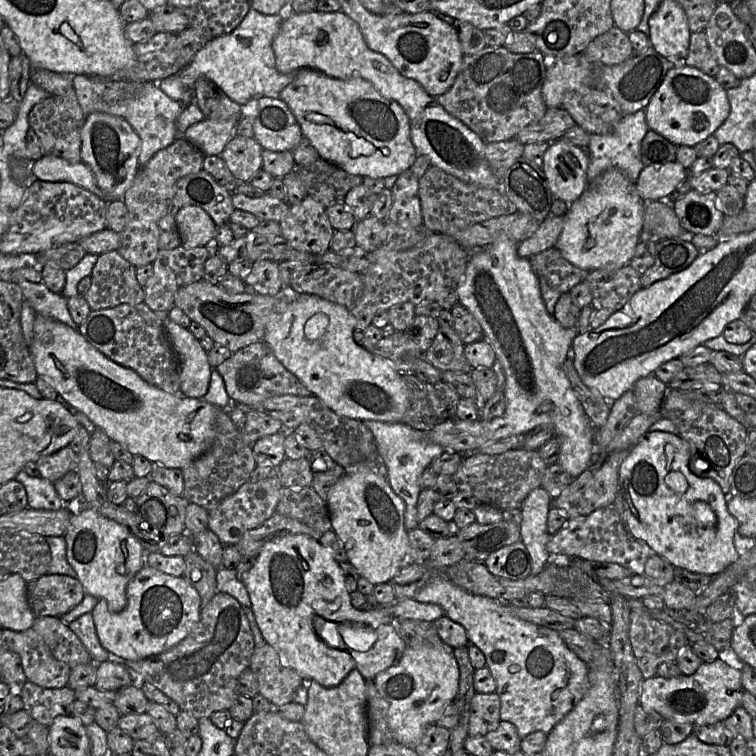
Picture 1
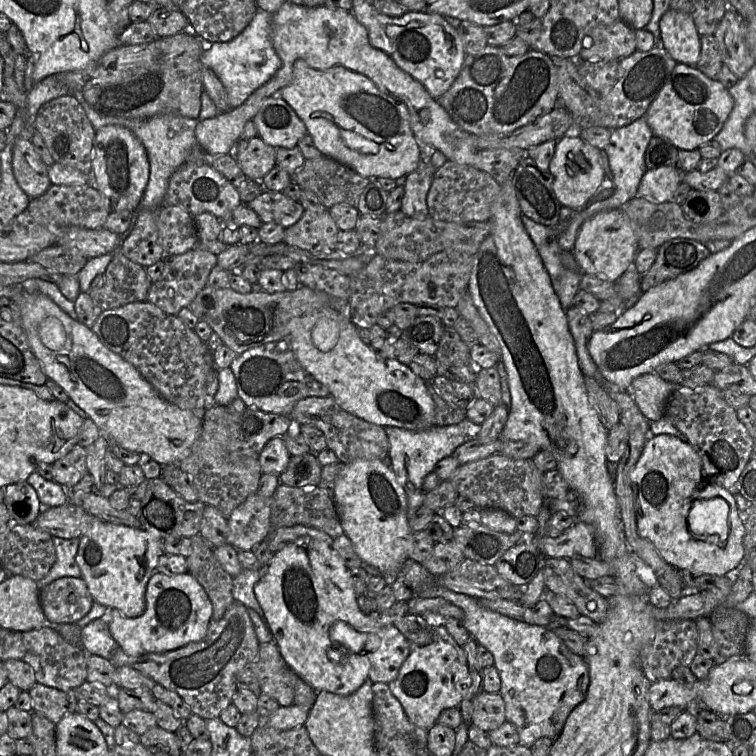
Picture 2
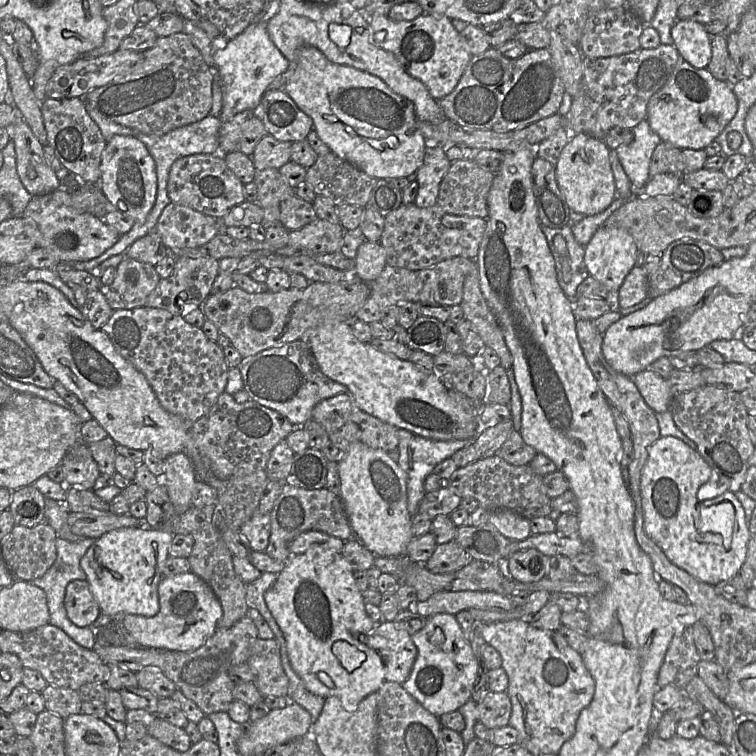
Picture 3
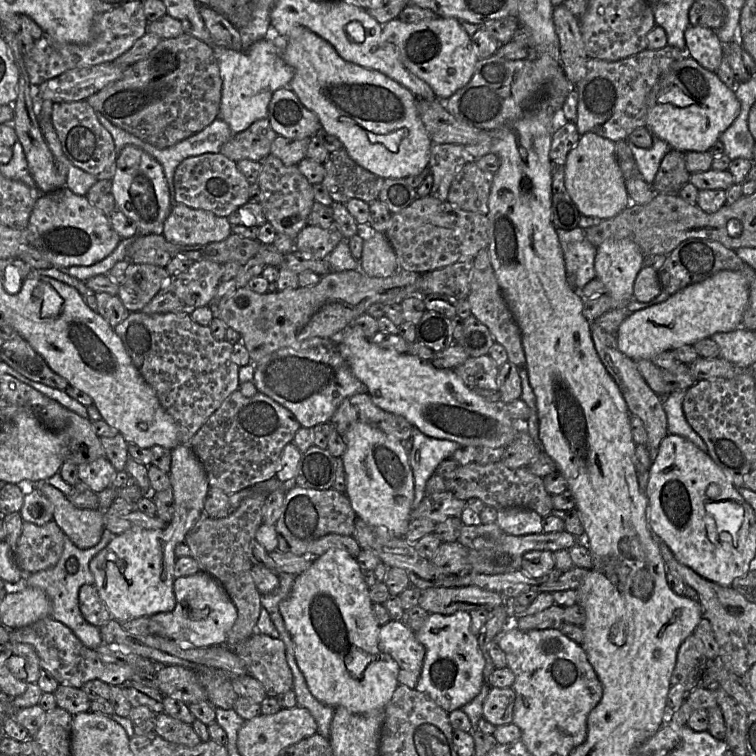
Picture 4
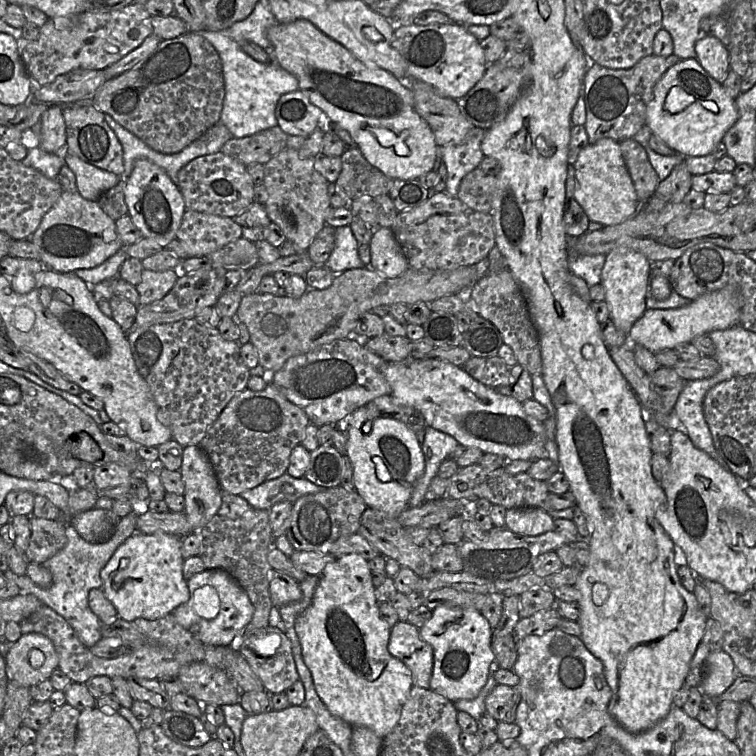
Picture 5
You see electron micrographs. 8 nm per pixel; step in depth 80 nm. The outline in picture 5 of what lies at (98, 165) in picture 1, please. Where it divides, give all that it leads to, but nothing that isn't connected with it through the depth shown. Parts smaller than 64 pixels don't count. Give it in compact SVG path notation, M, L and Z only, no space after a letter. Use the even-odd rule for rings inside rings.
M137 159L134 162L132 172L125 179L124 197L128 207L128 215L144 237L152 238L161 245L166 245L176 239L176 233L187 208L178 185L162 168L147 159Z

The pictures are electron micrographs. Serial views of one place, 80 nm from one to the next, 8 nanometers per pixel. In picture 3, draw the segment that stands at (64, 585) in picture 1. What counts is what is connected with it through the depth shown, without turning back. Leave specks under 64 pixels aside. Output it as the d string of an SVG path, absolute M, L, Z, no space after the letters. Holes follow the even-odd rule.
M73 580L67 585L64 606L68 618L78 627L93 626L102 615L87 580Z

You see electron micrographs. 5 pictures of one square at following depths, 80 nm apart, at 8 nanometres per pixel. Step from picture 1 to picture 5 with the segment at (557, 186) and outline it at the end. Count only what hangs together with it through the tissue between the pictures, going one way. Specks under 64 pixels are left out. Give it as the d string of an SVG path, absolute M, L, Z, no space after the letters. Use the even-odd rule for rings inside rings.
M602 138L588 144L579 153L574 169L574 196L591 221L605 226L616 225L631 218L640 209L640 201L618 141Z

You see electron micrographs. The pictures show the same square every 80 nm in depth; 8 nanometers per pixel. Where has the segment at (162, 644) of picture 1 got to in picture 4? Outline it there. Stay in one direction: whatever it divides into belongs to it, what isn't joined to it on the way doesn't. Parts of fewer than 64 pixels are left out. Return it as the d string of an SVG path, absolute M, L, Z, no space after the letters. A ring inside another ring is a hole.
M199 571L174 581L175 607L169 612L149 618L162 627L162 634L153 635L201 648L225 645L228 633L237 619L237 609L223 586L211 575Z

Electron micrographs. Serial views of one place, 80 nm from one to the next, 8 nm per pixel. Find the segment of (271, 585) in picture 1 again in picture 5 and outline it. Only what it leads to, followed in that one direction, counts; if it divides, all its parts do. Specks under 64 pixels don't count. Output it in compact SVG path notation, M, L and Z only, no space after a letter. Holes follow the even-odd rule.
M352 553L336 557L318 577L311 602L296 618L294 628L315 690L329 711L352 727L371 729L381 739L398 723L413 688L409 668L388 651L391 627L382 618L367 559Z

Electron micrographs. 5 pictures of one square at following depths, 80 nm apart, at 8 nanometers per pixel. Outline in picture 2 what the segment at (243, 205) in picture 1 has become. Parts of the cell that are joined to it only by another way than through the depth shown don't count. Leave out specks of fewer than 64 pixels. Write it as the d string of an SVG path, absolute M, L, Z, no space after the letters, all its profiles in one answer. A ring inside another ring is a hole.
M264 191L245 204L258 214L262 223L274 222L284 228L298 222L305 212L299 201L289 198L282 191Z

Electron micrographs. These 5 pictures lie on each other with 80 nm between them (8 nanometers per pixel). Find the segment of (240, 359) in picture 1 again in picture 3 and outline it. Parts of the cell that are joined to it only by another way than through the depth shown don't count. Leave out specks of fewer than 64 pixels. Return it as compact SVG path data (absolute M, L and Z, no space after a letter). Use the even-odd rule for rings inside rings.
M296 340L243 358L238 366L243 389L251 400L284 415L302 427L311 420L313 408L321 401L347 392L347 387L327 377L320 370L307 342Z

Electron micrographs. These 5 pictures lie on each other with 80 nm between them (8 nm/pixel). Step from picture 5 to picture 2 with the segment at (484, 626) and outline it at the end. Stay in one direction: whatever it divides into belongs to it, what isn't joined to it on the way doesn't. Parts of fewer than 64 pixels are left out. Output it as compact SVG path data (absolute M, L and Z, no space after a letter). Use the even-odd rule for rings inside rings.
M425 612L422 615L428 624L425 642L411 643L410 654L403 663L397 678L388 685L393 695L400 701L410 721L417 727L429 730L444 710L459 706L472 682L472 678L463 648L455 642L444 626L446 618L433 612Z

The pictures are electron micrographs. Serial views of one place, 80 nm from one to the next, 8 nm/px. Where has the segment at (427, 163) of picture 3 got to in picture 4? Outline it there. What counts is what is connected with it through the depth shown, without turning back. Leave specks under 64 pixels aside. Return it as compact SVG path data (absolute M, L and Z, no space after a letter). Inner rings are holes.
M433 143L428 164L433 177L430 195L446 200L455 175L467 162L475 162L476 159L470 157L463 145Z

